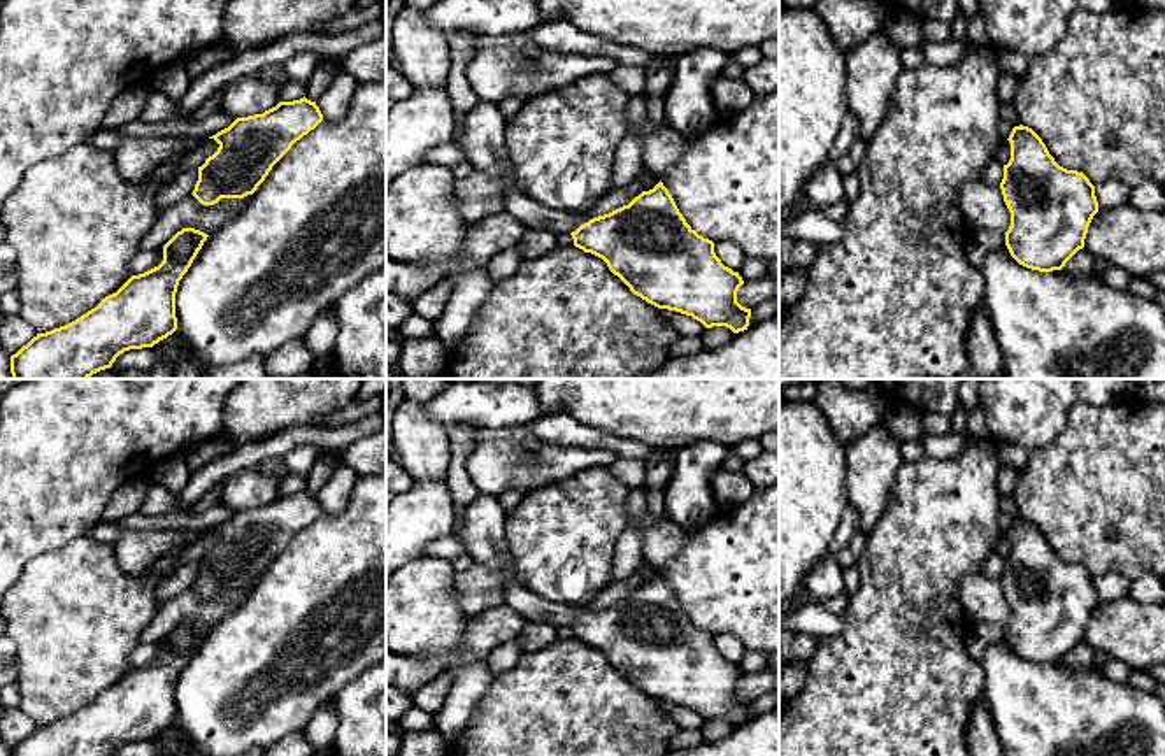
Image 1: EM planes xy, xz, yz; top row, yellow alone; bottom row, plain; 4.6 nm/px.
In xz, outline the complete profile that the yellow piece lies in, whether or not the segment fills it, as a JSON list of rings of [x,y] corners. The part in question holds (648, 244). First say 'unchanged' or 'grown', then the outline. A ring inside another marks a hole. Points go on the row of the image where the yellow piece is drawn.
grown; [[[479,102],[463,116],[463,130],[453,137],[453,142],[474,168],[504,184],[505,210],[516,221],[528,230],[570,233],[575,247],[602,258],[633,295],[658,309],[691,316],[705,328],[726,326],[733,333],[747,330],[751,309],[737,302],[737,291],[744,284],[742,277],[721,263],[712,240],[704,239],[686,223],[661,181],[628,205],[598,218],[590,218],[586,212],[553,210],[518,189],[505,151],[505,126],[507,118],[497,103]]]

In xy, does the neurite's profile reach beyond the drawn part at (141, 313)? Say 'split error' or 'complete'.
complete

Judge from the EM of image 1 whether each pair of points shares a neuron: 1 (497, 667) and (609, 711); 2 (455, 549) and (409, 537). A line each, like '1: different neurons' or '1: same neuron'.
1: different neurons
2: different neurons

